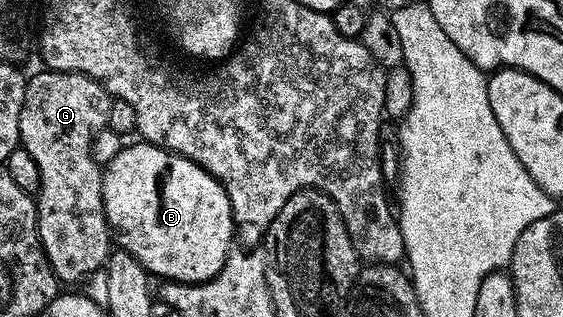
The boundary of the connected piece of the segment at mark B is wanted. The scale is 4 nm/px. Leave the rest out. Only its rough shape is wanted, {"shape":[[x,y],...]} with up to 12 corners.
{"shape":[[168,149],[106,166],[114,244],[152,278],[211,281],[237,232],[229,195]]}

